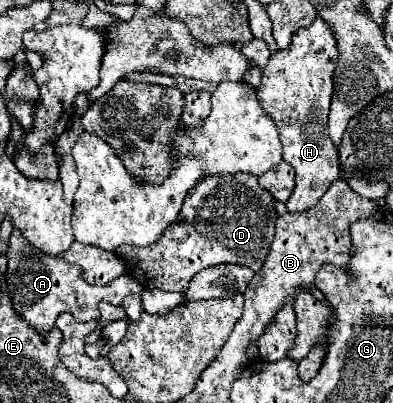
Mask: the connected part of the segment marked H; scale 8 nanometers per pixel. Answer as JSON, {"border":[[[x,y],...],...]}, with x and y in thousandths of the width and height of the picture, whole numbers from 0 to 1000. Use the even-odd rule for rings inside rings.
{"border":[[[804,42],[789,67],[758,72],[743,87],[733,122],[692,132],[672,166],[667,211],[651,226],[667,270],[692,290],[718,350],[718,395],[753,424],[753,464],[728,499],[733,524],[768,529],[804,509],[824,469],[865,439],[860,375],[835,350],[835,270],[850,226],[845,186],[860,161],[860,107],[845,72],[819,42]]]}

